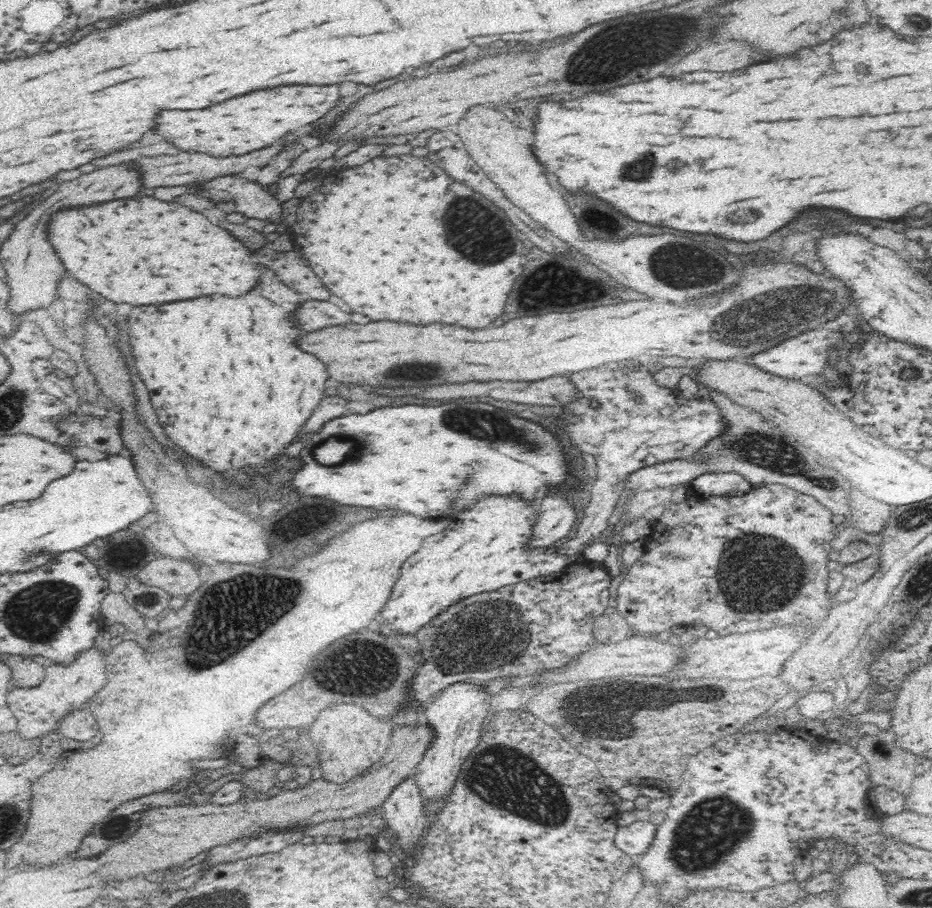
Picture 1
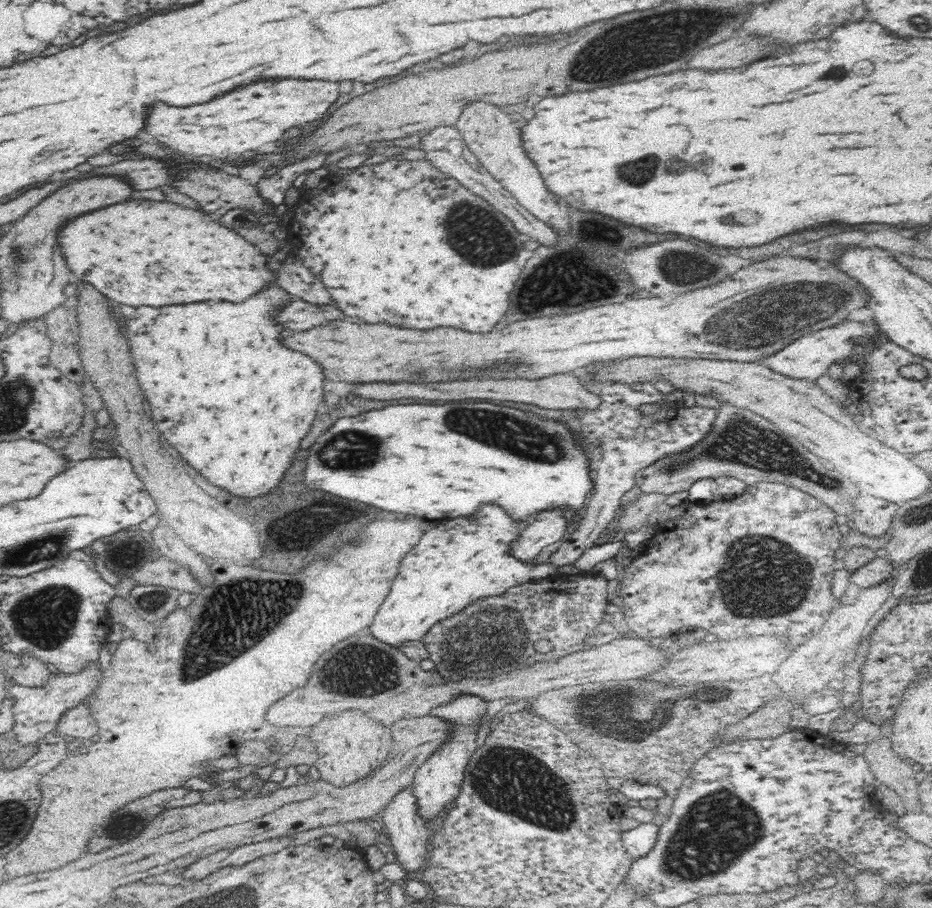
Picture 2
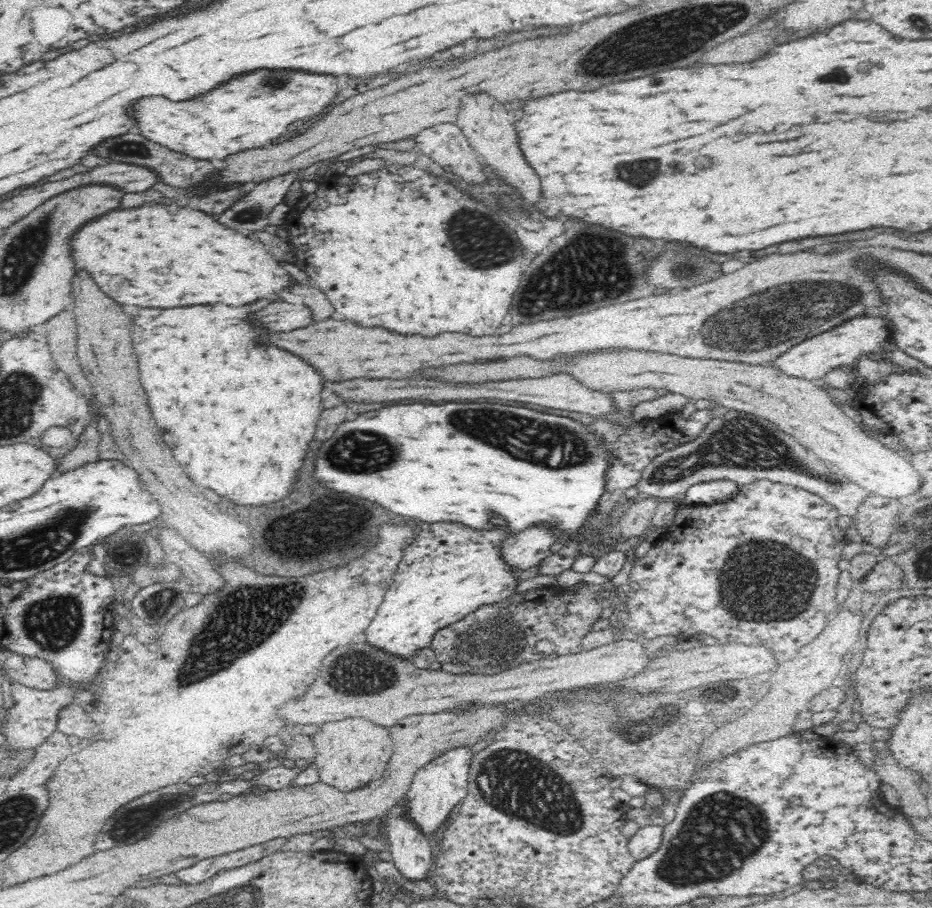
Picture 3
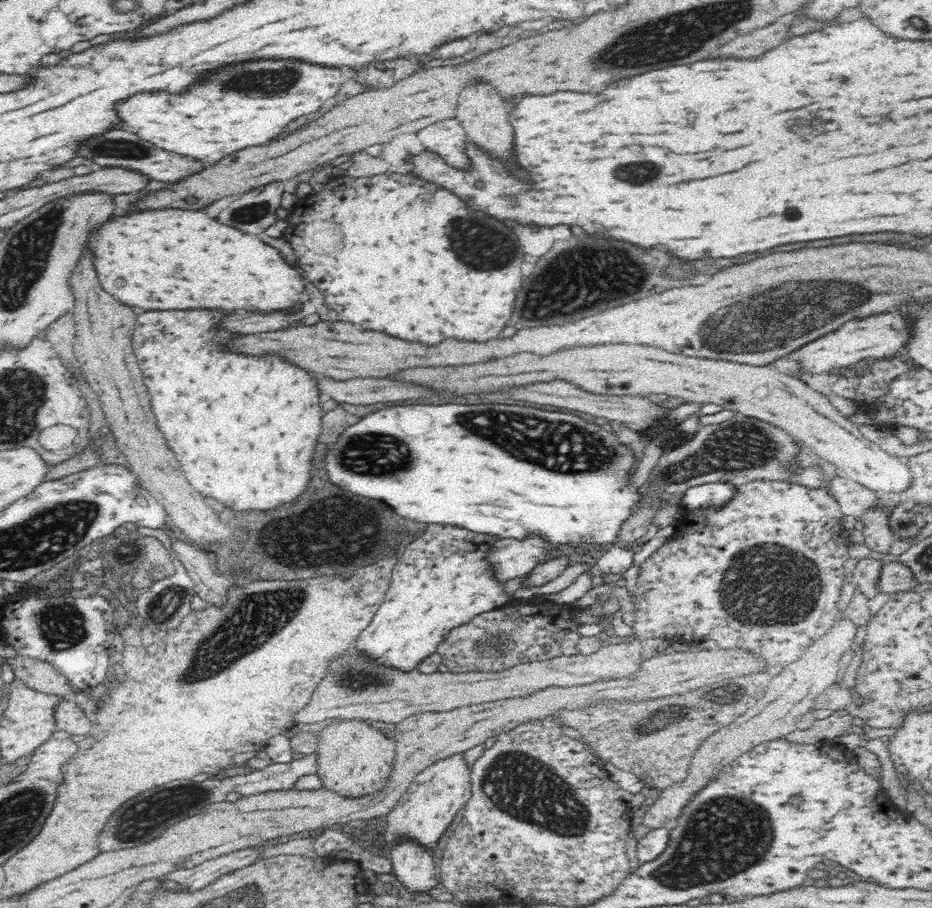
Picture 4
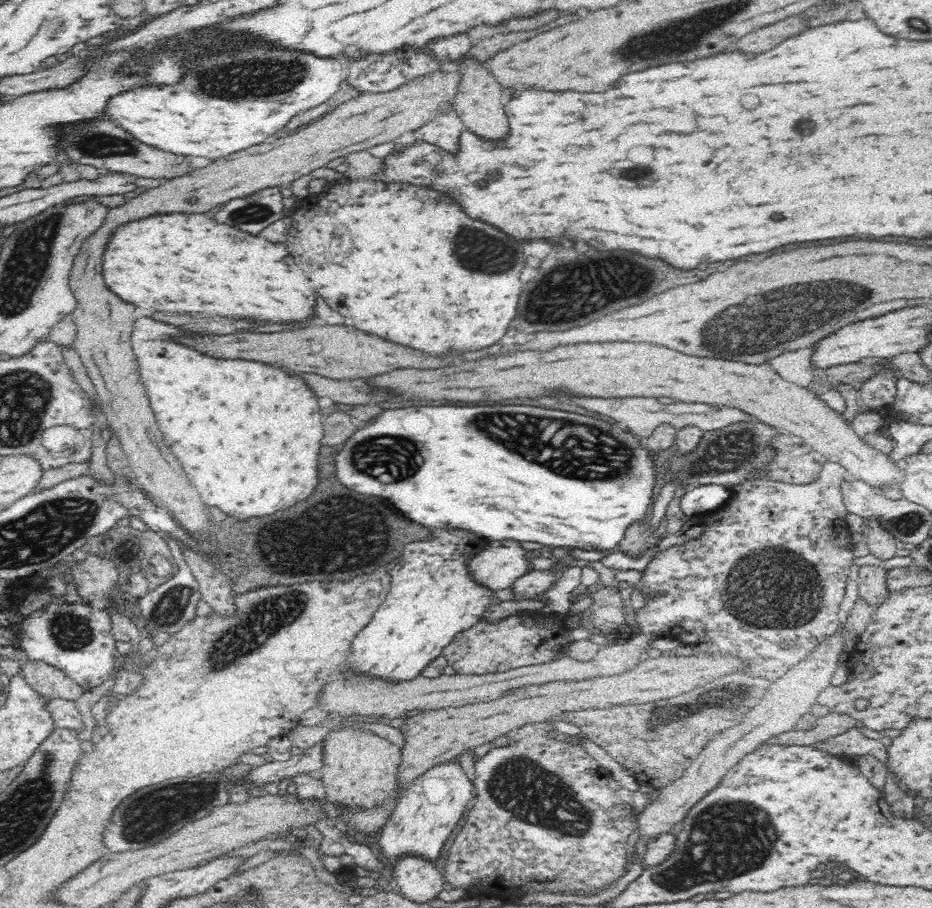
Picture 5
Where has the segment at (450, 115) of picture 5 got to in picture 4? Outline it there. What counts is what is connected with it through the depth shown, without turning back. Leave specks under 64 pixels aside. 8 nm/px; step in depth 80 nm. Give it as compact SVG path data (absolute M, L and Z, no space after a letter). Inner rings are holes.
M444 119L419 130L417 137L426 150L444 160L446 165L458 170L470 170L472 162L466 156L468 140L458 119Z

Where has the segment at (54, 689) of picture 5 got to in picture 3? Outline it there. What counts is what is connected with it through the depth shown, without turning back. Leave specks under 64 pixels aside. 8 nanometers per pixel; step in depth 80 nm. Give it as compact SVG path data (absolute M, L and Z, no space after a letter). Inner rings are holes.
M12 654L2 670L7 679L30 688L50 690L59 682L55 668L38 657Z

